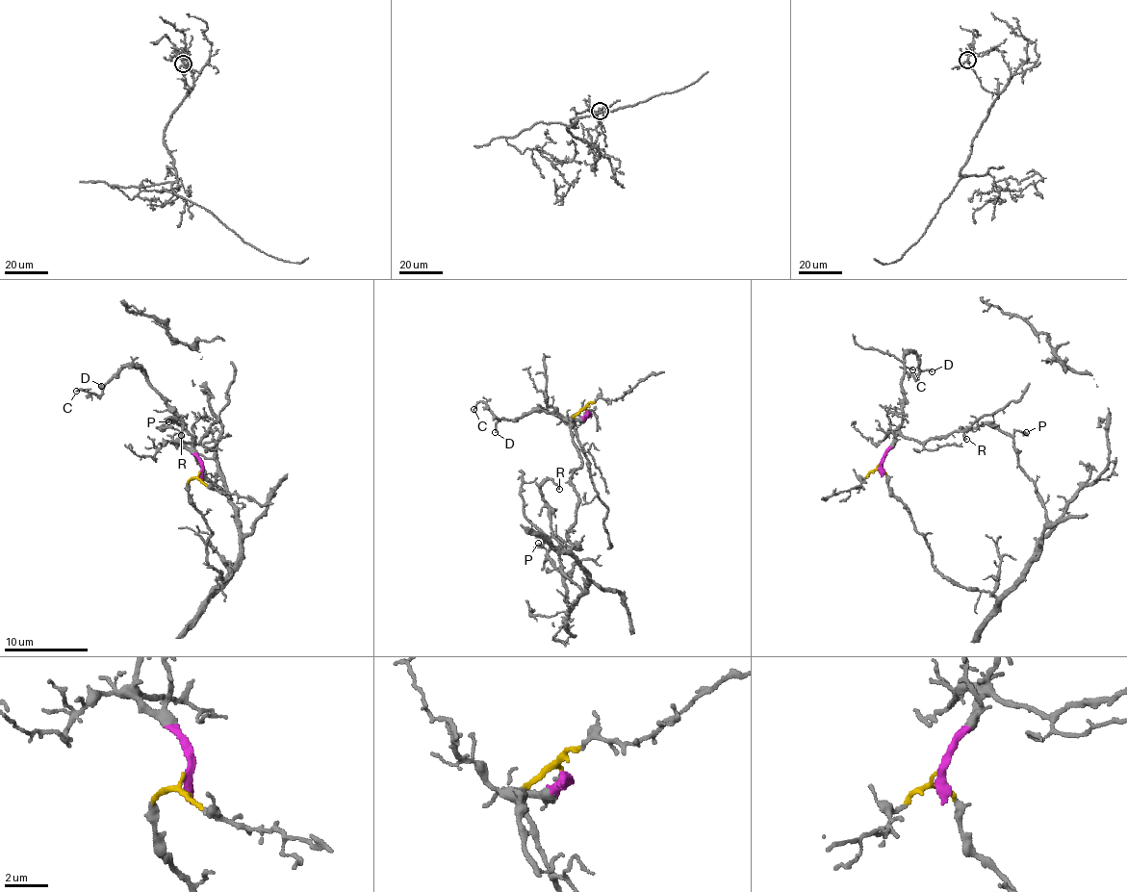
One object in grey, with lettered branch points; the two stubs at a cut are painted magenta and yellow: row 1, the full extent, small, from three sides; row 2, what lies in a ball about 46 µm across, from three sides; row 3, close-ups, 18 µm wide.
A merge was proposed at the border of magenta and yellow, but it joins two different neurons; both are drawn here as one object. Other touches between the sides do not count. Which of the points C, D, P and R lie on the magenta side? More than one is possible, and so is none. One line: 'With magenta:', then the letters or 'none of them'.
With magenta: C, D

